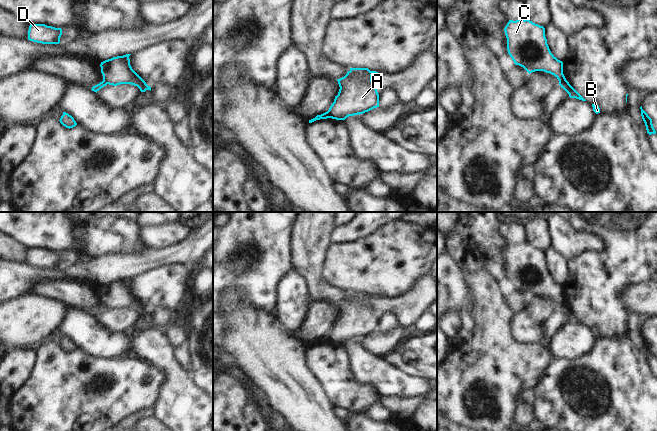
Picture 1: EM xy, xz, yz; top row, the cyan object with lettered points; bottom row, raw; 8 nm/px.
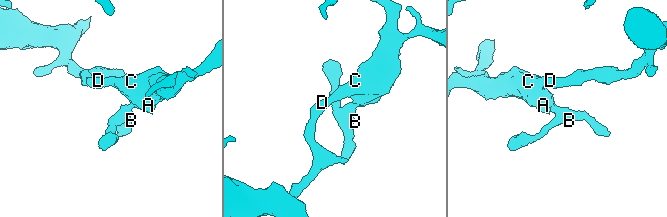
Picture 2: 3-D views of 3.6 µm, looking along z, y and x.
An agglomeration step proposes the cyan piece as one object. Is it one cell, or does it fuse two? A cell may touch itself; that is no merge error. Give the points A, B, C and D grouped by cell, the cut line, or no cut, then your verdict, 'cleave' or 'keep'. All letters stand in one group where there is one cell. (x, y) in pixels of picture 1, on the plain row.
groups A C D / B; cut xz (327, 335), (330, 341); cleave

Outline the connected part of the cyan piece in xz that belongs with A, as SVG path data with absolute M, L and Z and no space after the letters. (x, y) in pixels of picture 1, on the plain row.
M350 292L344 301L337 303L340 313L328 334L330 342L345 344L379 331L379 318L372 305L377 297L368 292Z

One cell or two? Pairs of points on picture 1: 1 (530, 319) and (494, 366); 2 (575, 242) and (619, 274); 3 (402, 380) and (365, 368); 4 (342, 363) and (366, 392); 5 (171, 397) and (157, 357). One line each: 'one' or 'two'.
1: two
2: two
3: one
4: one
5: one

